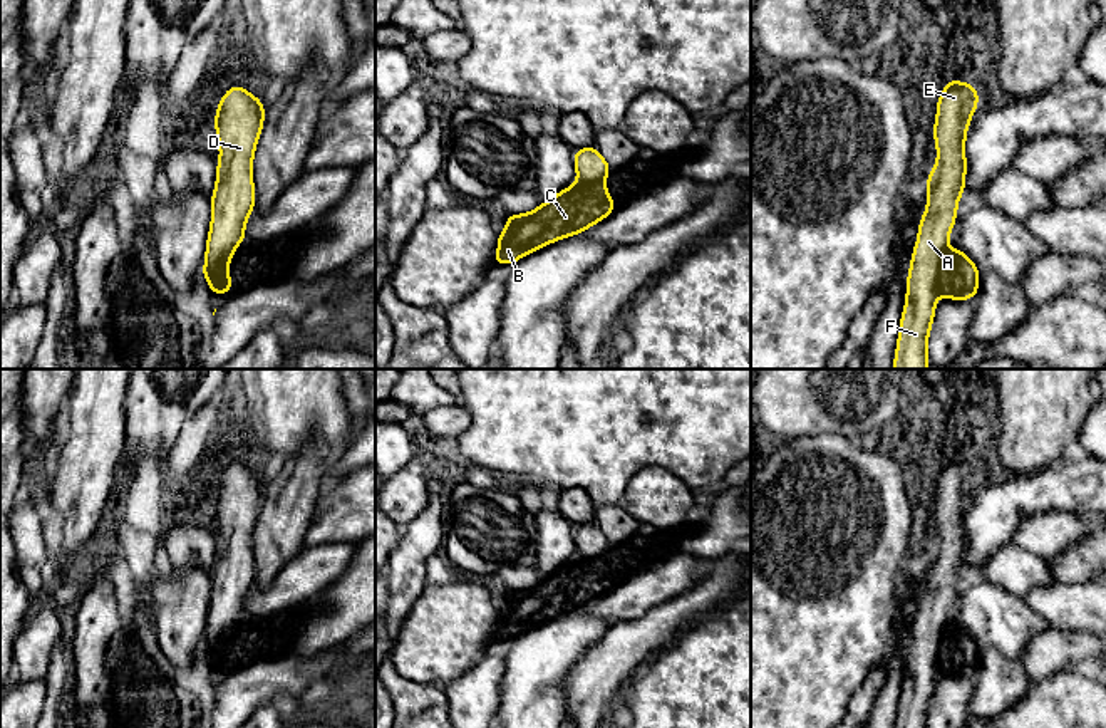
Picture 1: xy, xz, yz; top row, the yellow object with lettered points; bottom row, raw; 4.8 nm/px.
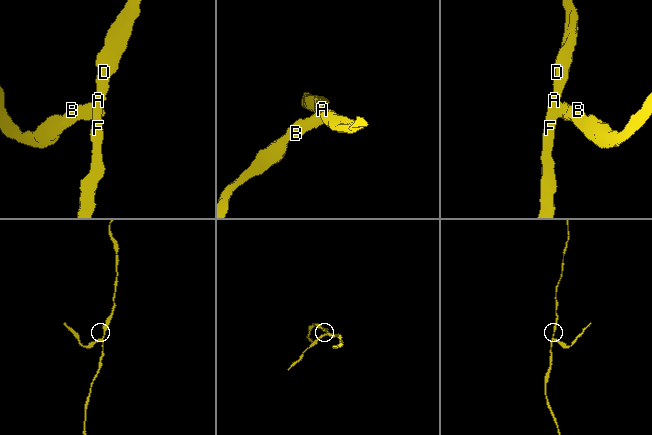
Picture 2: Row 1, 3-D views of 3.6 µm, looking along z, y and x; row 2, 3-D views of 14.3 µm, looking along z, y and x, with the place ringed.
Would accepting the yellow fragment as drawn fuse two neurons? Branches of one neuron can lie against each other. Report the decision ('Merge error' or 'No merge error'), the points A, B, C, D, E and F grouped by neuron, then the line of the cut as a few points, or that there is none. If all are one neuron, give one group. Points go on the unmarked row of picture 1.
Merge error. Groups: A D E F / B C. Split along yz (947, 623), (940, 639), (937, 670)

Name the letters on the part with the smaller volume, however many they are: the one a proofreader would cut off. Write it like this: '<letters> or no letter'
B, C

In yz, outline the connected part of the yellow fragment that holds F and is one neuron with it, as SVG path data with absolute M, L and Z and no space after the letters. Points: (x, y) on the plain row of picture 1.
M947 456L937 476L933 500L937 540L925 559L928 577L918 599L907 653L897 728L927 728L938 673L940 639L955 602L960 570L965 567L965 512L977 481L979 466L962 456Z

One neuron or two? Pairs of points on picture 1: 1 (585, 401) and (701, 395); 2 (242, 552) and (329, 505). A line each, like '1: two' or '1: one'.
1: one
2: two

